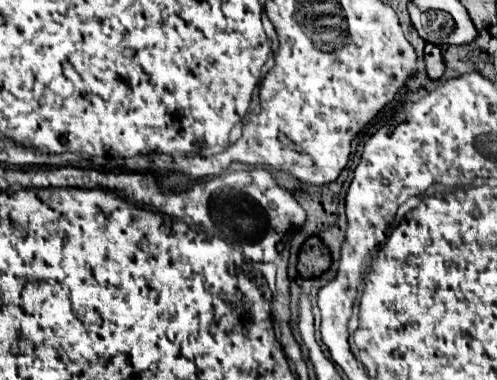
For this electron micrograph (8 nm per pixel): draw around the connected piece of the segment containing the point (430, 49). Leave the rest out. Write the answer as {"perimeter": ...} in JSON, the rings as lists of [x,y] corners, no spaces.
{"perimeter":[[[433,44],[425,46],[425,64],[427,64],[427,76],[431,80],[439,80],[445,72],[445,62],[441,56],[441,50]]]}

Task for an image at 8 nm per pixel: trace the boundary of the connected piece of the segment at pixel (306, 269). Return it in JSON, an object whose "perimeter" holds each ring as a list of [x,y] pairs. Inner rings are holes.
{"perimeter":[[[311,236],[303,244],[303,248],[299,252],[297,270],[299,270],[301,278],[317,278],[325,270],[329,270],[329,266],[331,266],[331,252],[329,252],[329,248],[321,242],[321,238]]]}

